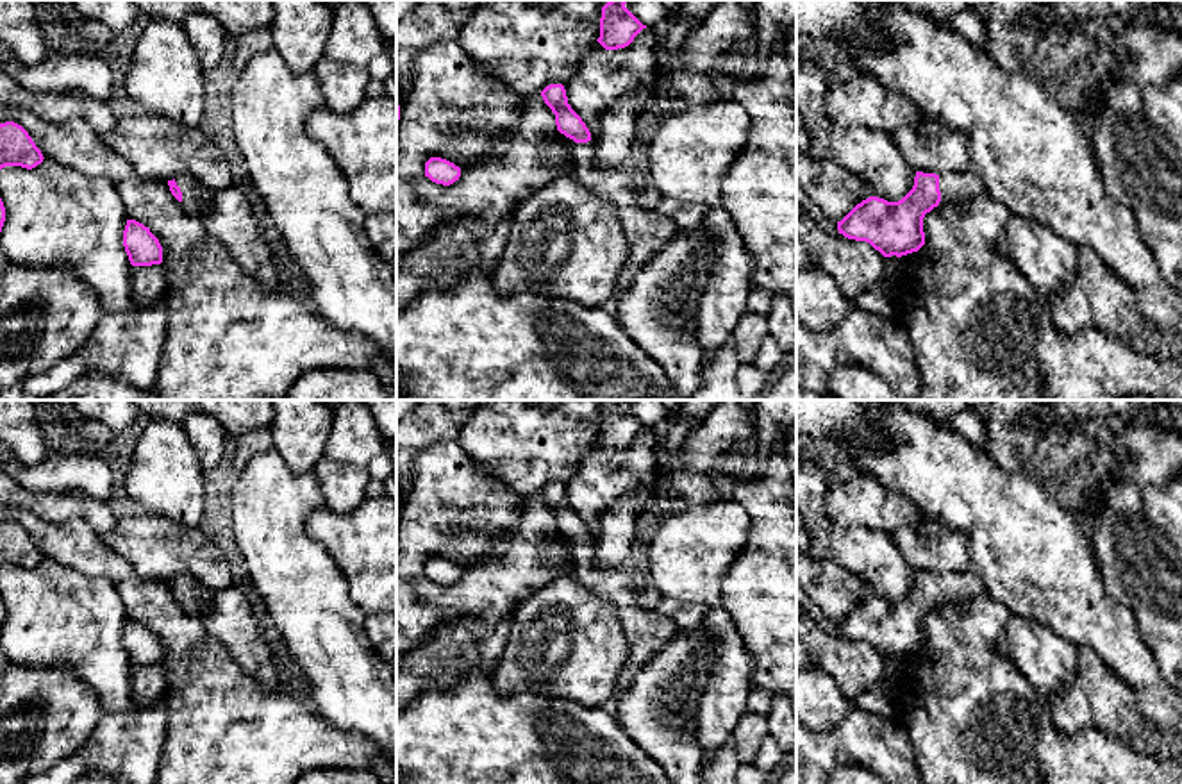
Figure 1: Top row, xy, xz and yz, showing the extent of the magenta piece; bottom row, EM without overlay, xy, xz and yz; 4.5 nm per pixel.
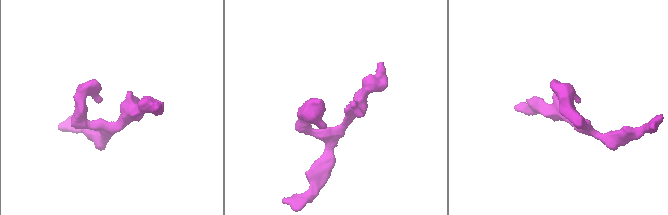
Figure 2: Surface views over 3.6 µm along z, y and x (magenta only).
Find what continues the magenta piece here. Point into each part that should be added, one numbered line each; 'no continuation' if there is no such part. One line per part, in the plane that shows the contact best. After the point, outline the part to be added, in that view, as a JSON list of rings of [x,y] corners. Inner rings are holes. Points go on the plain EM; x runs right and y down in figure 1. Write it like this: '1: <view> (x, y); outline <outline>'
1: yz (956, 588); outline [[[970,568],[968,571],[955,573],[945,571],[939,575],[939,604],[962,604],[984,593],[980,577]]]

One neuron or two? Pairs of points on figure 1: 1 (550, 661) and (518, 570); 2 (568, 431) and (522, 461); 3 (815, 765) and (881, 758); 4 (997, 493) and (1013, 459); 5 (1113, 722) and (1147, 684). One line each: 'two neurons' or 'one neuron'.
1: two neurons
2: one neuron
3: one neuron
4: two neurons
5: two neurons

